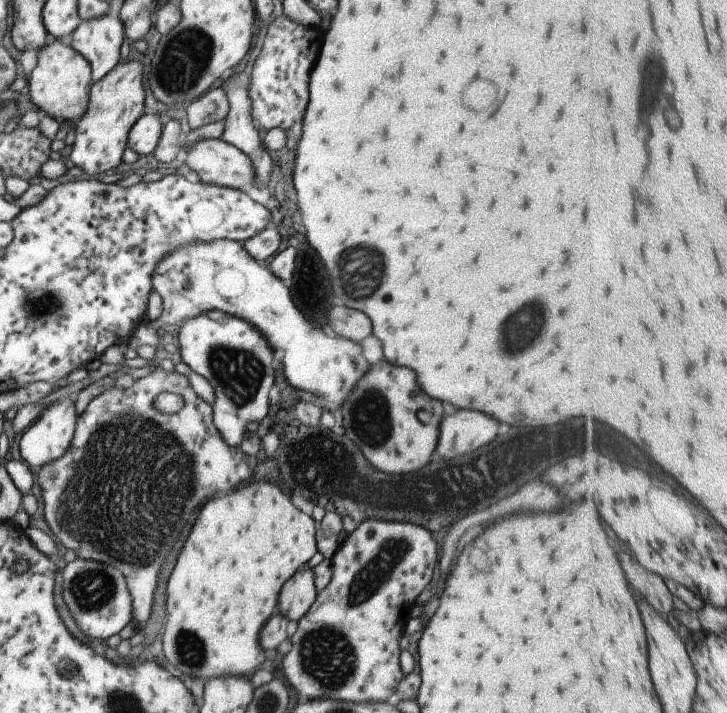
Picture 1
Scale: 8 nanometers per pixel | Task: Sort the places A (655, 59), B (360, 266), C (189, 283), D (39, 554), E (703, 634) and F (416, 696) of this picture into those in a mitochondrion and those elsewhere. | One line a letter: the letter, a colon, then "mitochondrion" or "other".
A: mitochondrion
B: mitochondrion
C: mitochondrion
D: other
E: other
F: other

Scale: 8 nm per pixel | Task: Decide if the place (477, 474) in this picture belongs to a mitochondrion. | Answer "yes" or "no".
yes

